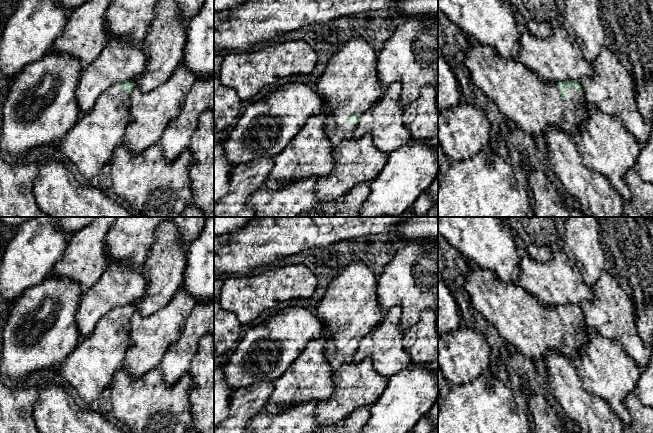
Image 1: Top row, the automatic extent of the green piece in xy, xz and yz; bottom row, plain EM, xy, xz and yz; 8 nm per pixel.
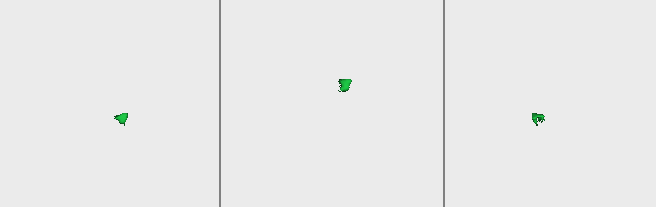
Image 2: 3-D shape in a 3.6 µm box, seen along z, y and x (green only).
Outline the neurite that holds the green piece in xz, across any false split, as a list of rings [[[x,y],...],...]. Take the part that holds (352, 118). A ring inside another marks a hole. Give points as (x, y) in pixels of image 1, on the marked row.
[[[352,38],[333,54],[315,83],[324,102],[325,134],[333,147],[353,138],[360,116],[385,90],[377,76],[377,54],[367,41]]]

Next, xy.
[[[132,80],[104,91],[89,113],[81,114],[68,133],[56,142],[67,160],[89,181],[110,163],[114,150],[123,142],[130,118]]]

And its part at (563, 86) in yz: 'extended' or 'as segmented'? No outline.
extended

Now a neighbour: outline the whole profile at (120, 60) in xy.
[[[110,36],[100,55],[83,68],[75,93],[81,114],[89,113],[97,98],[111,86],[138,78],[143,73],[145,66],[146,55],[142,42],[132,43],[127,39]]]

